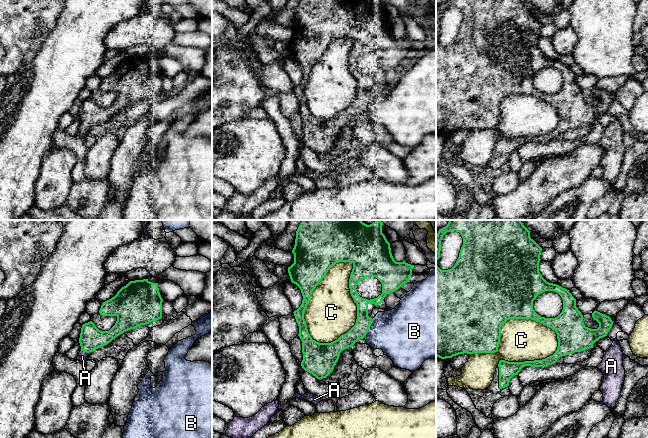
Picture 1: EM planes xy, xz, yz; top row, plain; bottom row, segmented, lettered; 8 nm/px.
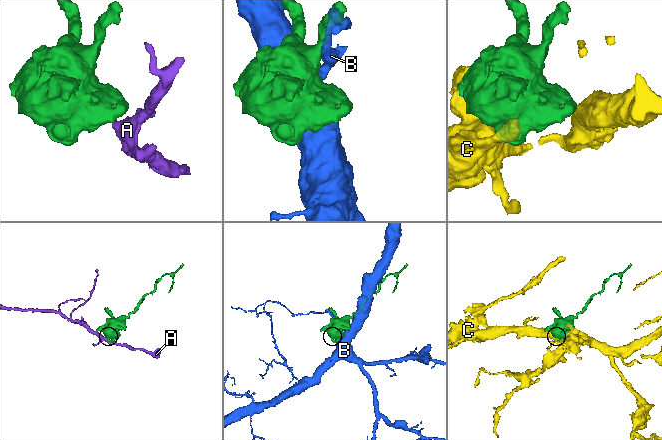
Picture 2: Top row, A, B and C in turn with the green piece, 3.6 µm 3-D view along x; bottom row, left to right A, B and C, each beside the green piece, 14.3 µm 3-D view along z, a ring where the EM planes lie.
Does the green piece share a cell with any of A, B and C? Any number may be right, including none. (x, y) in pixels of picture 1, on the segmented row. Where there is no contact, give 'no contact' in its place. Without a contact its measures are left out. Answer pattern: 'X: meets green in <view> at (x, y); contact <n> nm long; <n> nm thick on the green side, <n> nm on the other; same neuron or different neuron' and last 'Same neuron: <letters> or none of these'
A: meets green in xy at (84, 351); contact 60 nm long; 190 nm thick on the green side, 80 nm on the other; same neuron
B: meets green in xz at (367, 332); contact 90 nm long; 120 nm thick on the green side, 380 nm on the other; different neuron
C: meets green in xz at (357, 311); contact 700 nm long; 120 nm thick on the green side, 400 nm on the other; different neuron
Same neuron: A

